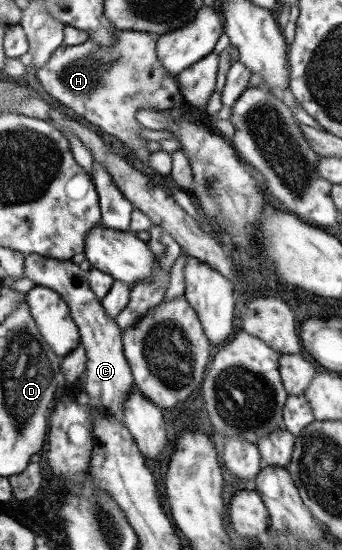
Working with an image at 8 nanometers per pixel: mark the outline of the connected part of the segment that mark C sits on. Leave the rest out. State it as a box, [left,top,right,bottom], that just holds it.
[23,253,133,417]

